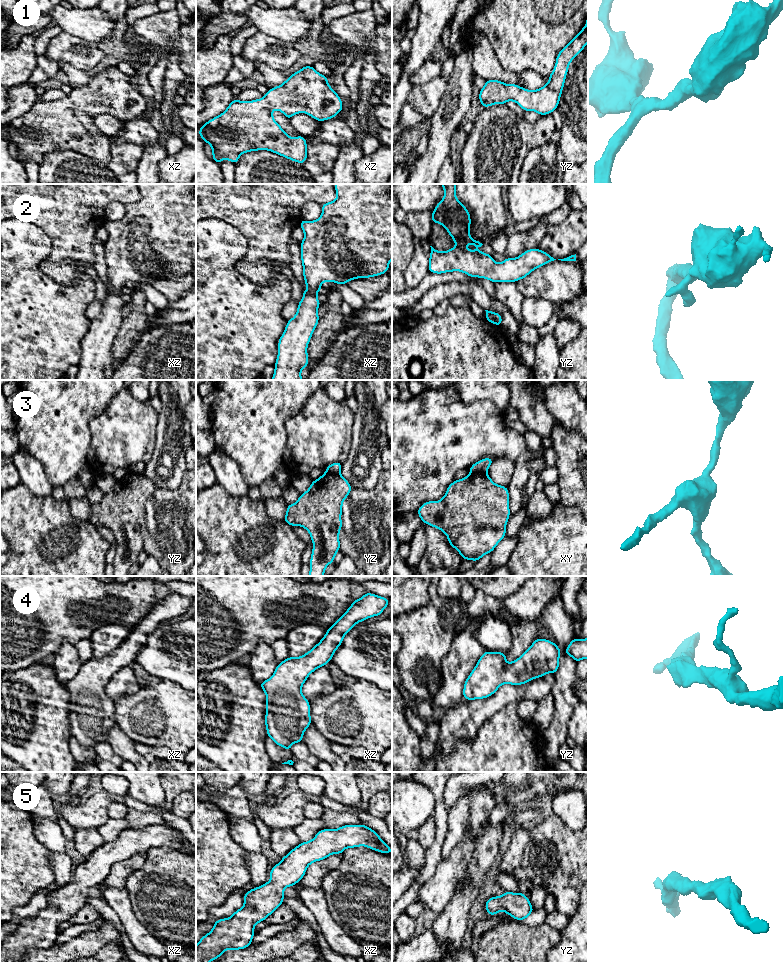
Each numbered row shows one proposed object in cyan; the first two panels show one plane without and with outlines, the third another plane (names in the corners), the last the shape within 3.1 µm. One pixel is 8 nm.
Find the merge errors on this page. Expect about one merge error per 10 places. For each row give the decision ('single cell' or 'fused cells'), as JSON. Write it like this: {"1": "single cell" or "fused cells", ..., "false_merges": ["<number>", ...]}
{"1": "single cell", "2": "single cell", "3": "fused cells", "4": "single cell", "5": "single cell", "false_merges": ["3"]}

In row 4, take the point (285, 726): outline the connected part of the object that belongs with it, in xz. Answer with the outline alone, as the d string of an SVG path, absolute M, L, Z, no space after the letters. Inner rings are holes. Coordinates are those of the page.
M366 592L361 598L352 602L346 612L328 628L324 637L310 651L300 657L289 656L278 663L274 674L268 680L260 683L266 694L265 726L267 735L278 746L291 751L291 745L302 742L305 730L312 724L310 703L301 691L309 675L331 661L346 633L357 623L381 615L388 604L389 599Z

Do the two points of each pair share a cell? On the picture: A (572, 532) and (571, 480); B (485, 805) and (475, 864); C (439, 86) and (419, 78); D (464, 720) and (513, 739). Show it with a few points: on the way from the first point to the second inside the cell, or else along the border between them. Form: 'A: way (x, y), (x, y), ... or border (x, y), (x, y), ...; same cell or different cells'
A: border (559, 503), (565, 506), (573, 506), (577, 509); different cells
B: way (480, 820), (480, 849); same cell
C: border (439, 75), (421, 84), (413, 85); different cells
D: border (498, 711), (480, 726), (471, 739), (461, 740); different cells

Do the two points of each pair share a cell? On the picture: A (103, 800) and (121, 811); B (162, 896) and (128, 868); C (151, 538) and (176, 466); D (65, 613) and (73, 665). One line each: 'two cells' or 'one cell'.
A: two cells
B: two cells
C: two cells
D: two cells

